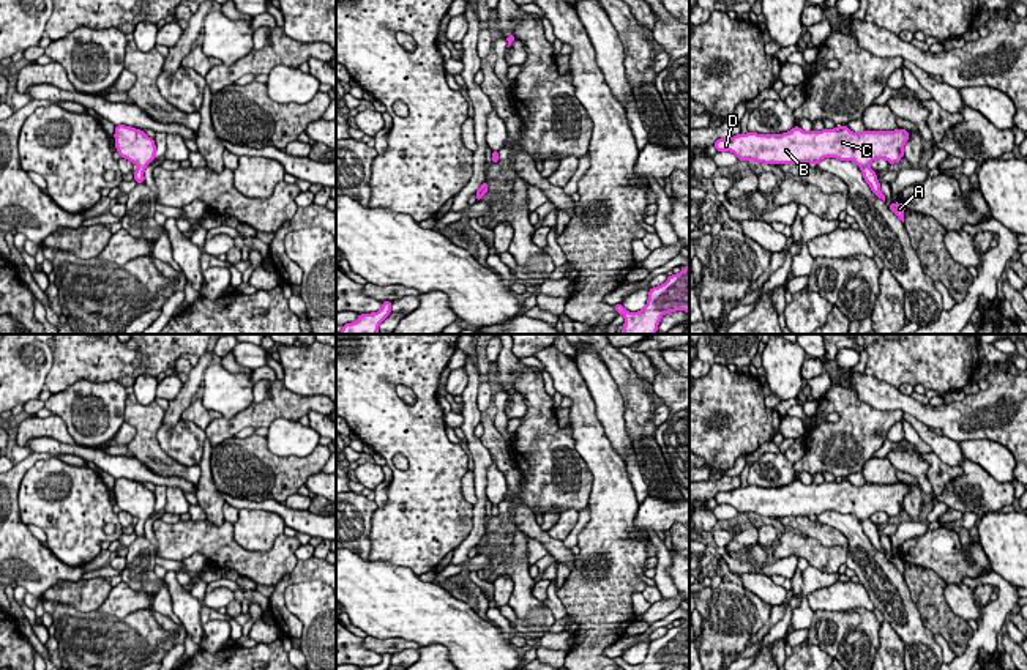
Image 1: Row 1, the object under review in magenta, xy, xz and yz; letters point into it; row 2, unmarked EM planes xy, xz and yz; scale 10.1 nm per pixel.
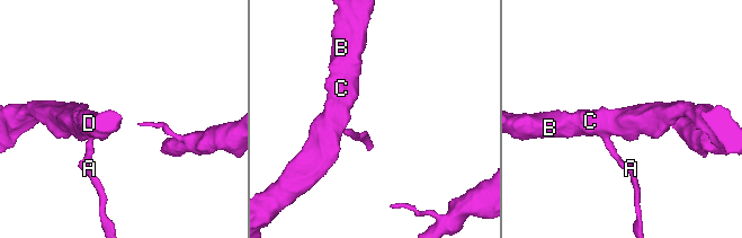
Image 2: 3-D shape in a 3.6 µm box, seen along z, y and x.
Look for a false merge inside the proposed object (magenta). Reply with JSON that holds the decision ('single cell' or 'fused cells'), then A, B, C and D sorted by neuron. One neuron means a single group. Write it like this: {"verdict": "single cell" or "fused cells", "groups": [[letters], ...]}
{"verdict": "fused cells", "groups": [["A"], ["B", "C", "D"]]}

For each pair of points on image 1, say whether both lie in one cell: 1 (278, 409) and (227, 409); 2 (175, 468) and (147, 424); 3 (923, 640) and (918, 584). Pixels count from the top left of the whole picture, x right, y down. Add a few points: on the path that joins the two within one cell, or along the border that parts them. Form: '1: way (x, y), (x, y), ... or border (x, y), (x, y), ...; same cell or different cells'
1: border (253, 401), (232, 416), (221, 416); different cells
2: way (163, 462), (147, 446), (147, 437); same cell
3: border (907, 585), (909, 596), (922, 623), (933, 634); different cells

